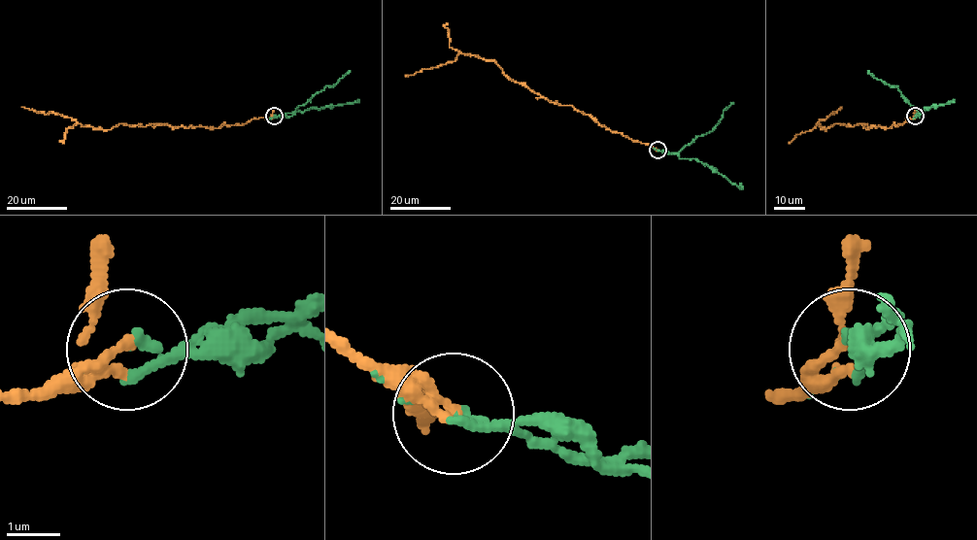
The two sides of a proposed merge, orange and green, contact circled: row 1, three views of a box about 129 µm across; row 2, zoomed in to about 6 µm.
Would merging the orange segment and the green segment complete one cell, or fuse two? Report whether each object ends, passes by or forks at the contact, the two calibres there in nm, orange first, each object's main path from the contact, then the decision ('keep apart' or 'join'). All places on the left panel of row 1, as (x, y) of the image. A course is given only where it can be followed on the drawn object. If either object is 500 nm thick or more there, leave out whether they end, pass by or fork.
orange ends | green passes by | 180/120 nm | orange via (274, 117), (217, 128), (119, 123), (109, 130), (82, 126), (70, 117), (53, 113), (46, 115), (21, 107) | green via (274, 117), (292, 113), (327, 85), (332, 86), (350, 70) | join

